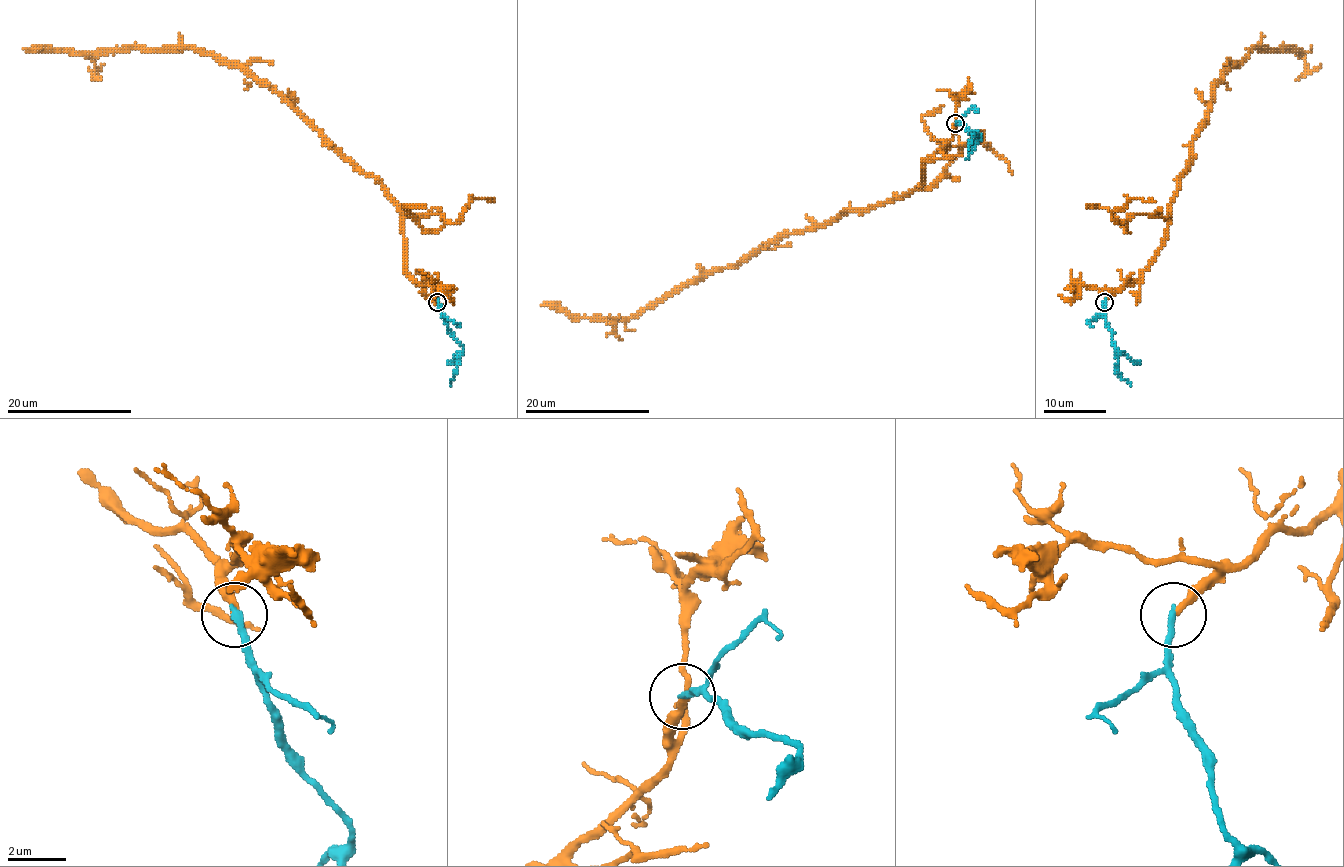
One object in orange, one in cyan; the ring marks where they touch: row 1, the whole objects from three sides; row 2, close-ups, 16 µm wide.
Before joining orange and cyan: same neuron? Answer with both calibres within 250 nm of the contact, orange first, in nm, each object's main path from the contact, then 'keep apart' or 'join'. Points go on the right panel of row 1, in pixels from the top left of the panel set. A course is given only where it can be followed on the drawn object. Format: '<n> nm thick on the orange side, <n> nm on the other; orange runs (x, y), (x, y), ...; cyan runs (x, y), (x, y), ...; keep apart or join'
280 nm thick on the orange side, 260 nm on the other; orange runs (1105, 302), (1156, 255), (1214, 88), (1253, 49), (1298, 53), (1285, 49); cyan runs (1105, 302), (1105, 321), (1115, 347), (1117, 372), (1129, 385); join

